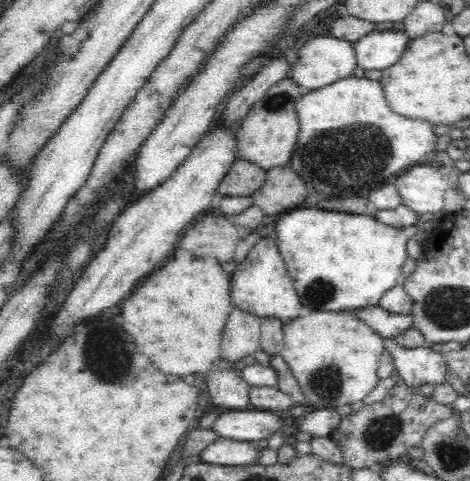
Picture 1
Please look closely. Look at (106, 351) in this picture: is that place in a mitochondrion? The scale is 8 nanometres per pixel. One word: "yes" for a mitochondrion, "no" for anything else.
yes

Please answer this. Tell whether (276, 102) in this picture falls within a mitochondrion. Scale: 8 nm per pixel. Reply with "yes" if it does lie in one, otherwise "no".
yes

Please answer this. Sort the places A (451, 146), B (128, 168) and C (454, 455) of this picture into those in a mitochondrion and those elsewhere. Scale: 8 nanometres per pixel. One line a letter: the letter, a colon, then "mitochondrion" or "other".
A: other
B: other
C: mitochondrion

